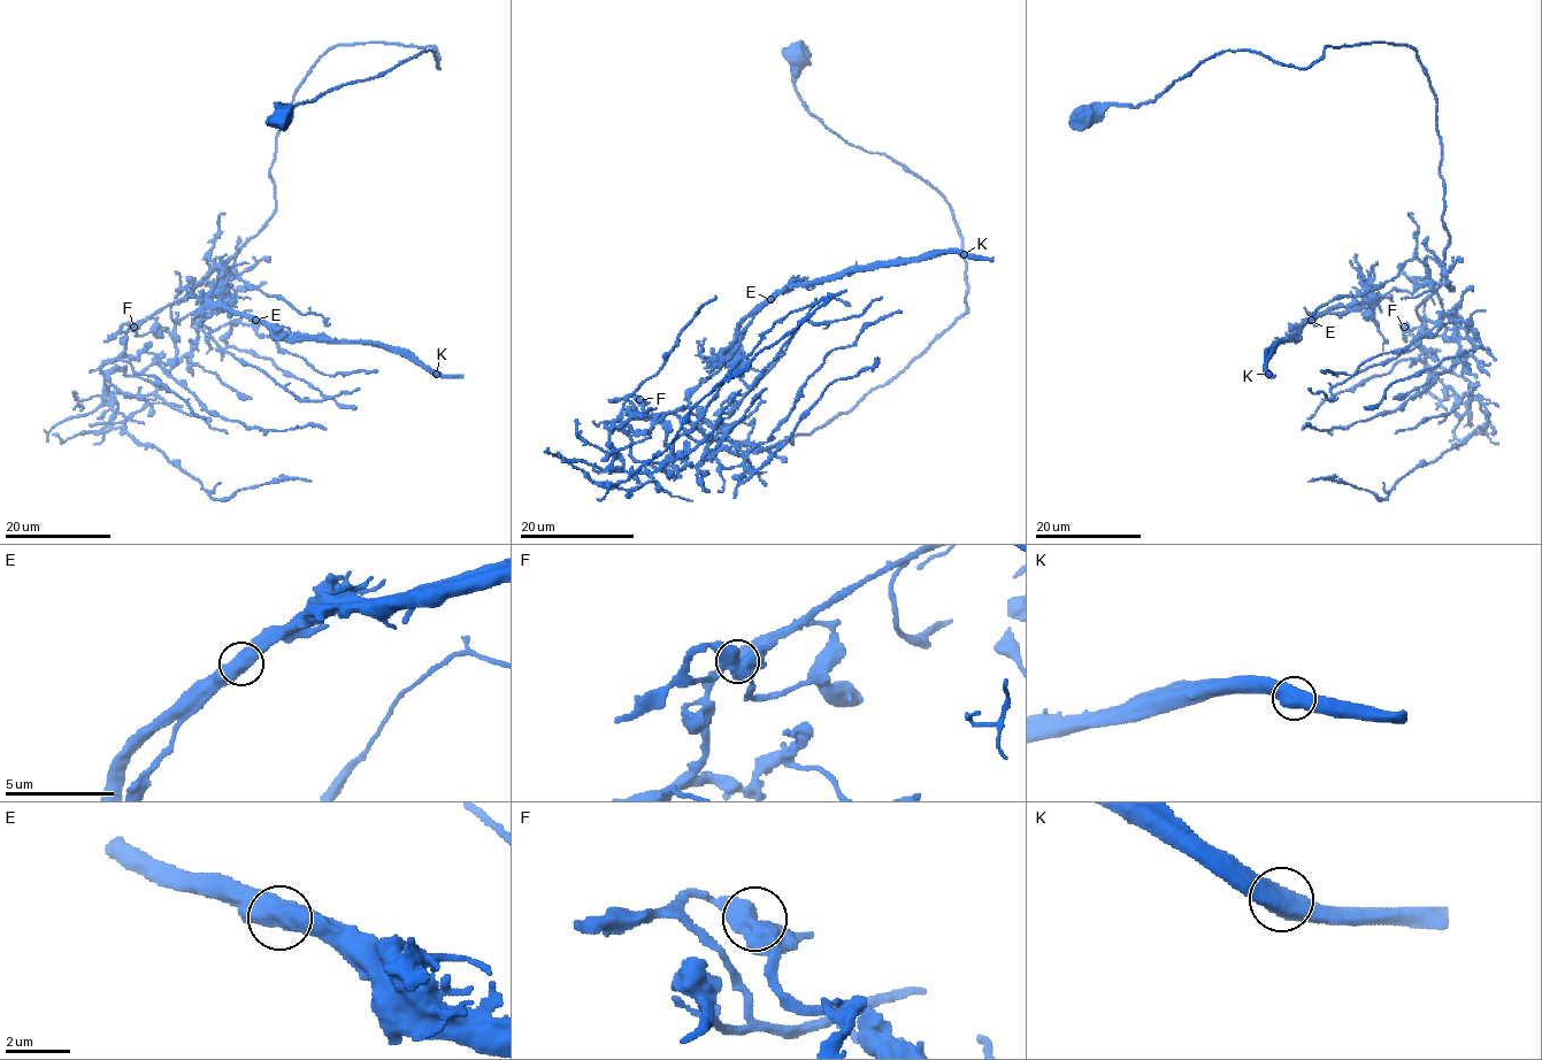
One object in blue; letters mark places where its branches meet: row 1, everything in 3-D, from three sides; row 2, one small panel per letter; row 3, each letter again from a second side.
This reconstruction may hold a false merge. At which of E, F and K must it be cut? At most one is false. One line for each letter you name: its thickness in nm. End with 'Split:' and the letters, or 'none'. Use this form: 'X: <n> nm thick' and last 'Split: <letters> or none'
E: 700 nm thick
Split: E

